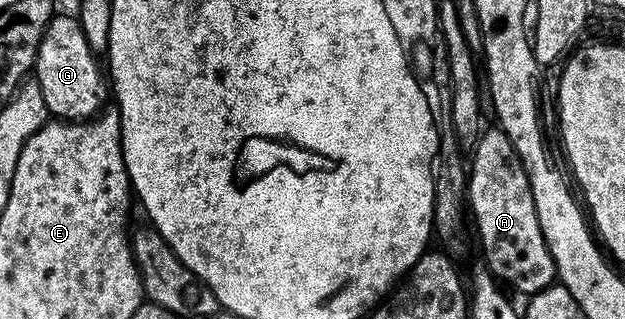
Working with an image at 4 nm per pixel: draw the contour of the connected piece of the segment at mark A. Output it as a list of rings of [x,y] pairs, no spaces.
[[[486,127],[478,138],[467,172],[467,208],[475,225],[475,236],[481,239],[481,252],[489,263],[488,271],[502,285],[510,284],[515,291],[524,294],[541,292],[554,283],[555,269],[539,226],[529,176],[525,173],[525,163],[519,158],[516,146],[504,128],[492,127]]]

